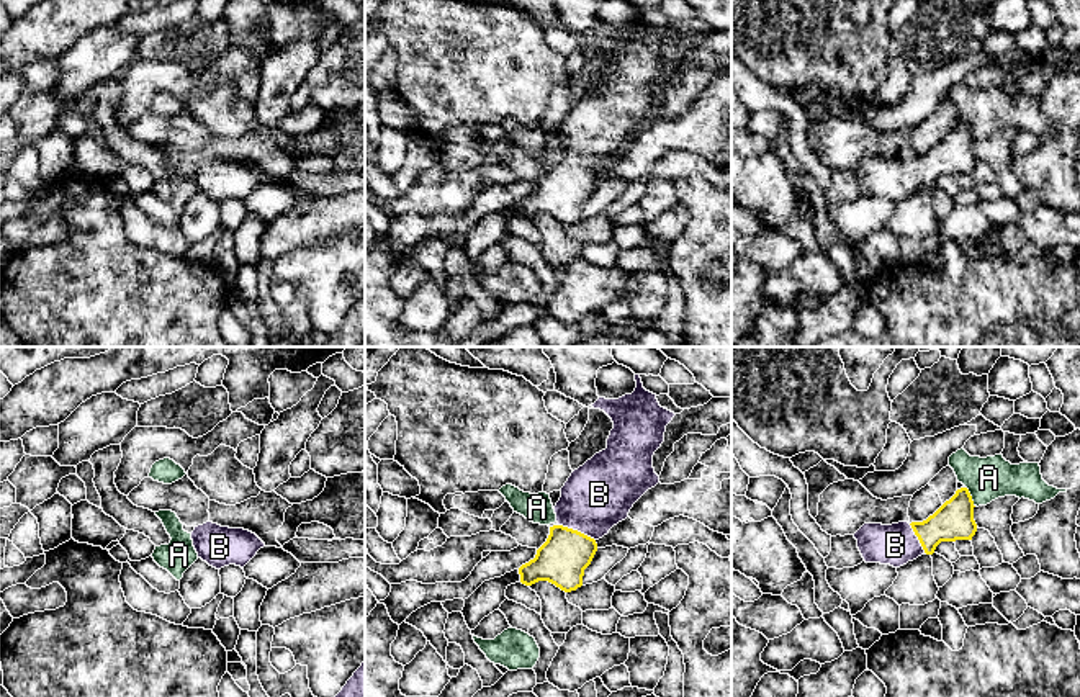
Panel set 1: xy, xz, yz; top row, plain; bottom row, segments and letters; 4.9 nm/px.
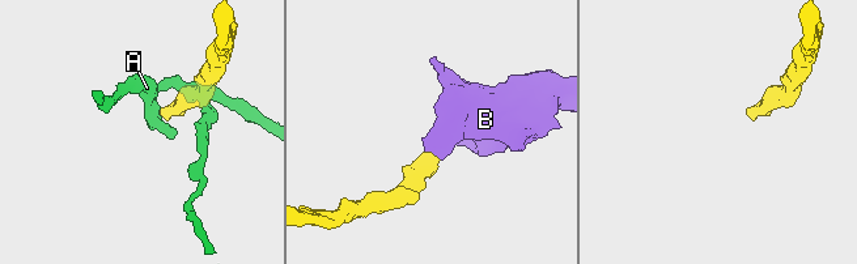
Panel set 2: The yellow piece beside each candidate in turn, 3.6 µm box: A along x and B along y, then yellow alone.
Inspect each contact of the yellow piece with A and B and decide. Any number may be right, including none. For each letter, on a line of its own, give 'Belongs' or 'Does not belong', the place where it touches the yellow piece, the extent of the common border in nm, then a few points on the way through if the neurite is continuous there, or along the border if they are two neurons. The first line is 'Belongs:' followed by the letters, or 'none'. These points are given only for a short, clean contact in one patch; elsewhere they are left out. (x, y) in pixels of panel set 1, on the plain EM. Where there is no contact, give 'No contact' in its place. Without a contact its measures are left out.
Belongs: B
A: Does not belong. Touches yellow at yz (971, 130). Shared border 110 nm
B: Belongs. Touches yellow at xz (576, 164). Shared border 200 nm. Path across: xz (562, 193), (576, 164), (584, 146), (599, 128)

